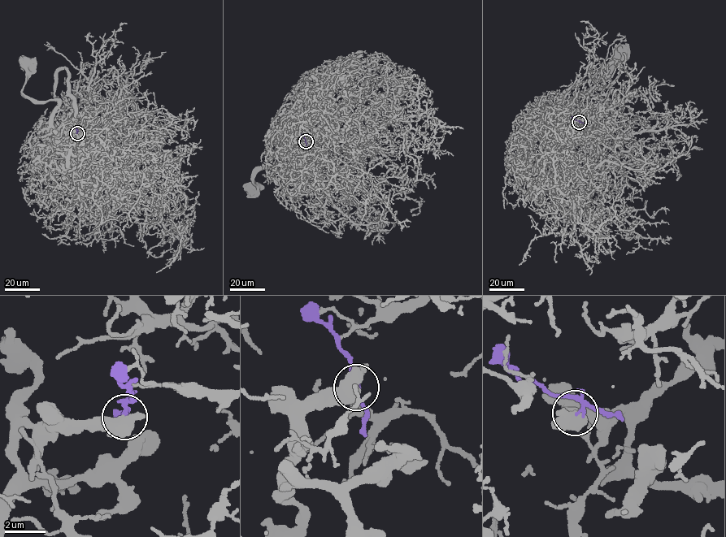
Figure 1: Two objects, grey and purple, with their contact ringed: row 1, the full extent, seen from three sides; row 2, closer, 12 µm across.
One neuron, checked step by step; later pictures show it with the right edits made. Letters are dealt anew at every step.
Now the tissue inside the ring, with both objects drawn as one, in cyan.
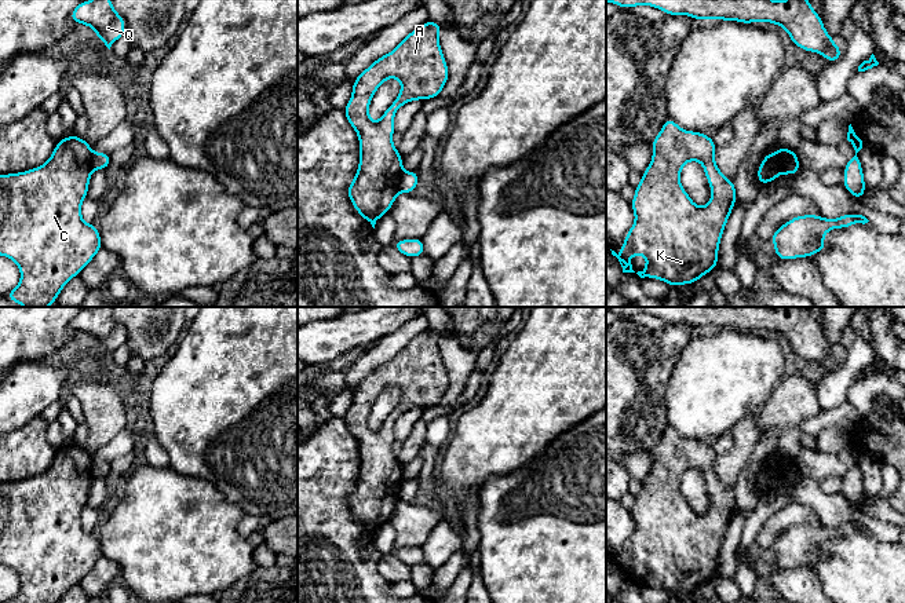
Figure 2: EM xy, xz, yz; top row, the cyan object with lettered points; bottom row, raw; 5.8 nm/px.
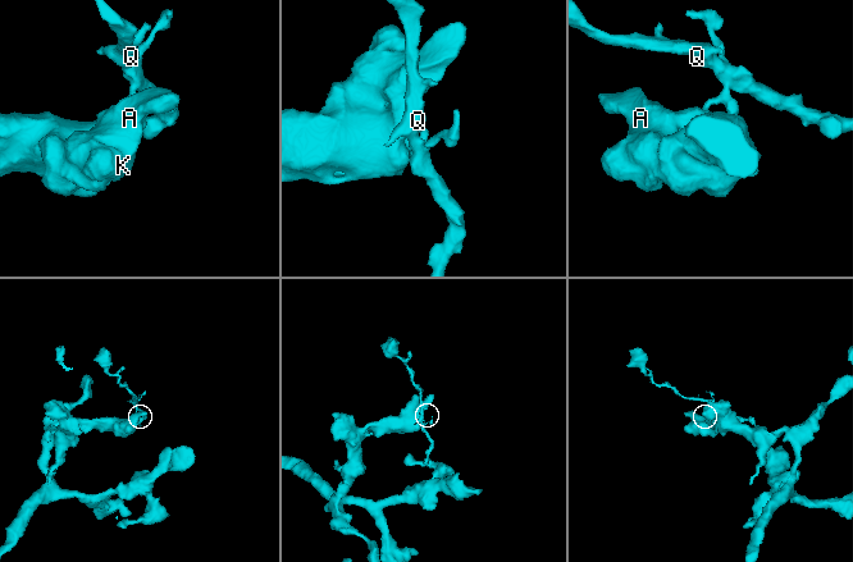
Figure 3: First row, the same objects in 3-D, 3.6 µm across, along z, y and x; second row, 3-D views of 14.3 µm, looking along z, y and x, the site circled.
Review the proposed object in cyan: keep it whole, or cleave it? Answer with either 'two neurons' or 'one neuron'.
two neurons

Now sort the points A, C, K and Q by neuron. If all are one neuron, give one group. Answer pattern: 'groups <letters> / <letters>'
groups A C K / Q

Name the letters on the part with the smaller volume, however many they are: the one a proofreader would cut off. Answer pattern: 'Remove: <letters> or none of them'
Remove: Q

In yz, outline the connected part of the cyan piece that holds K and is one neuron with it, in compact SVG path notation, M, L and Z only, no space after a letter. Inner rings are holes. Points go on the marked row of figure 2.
M669 117L650 146L652 161L642 173L631 201L635 222L625 234L621 252L617 255L612 251L612 255L618 259L623 273L635 273L631 257L641 255L647 260L646 267L636 273L641 278L661 279L669 286L694 284L718 266L720 238L737 202L736 183L716 165L718 146L712 138L707 134L685 131ZM687 161L700 161L711 184L711 201L705 207L696 205L680 184L680 171Z

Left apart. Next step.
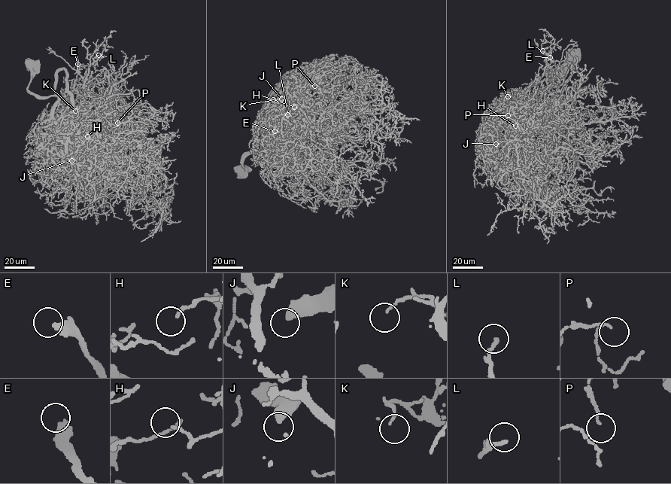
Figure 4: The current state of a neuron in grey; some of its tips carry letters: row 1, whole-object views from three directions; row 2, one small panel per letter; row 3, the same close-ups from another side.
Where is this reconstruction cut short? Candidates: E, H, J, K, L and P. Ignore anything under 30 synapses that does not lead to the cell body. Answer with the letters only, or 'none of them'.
E, P

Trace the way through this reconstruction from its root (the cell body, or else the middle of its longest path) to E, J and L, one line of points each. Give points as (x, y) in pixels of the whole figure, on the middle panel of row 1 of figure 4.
E: (242, 170), (241, 159), (267, 144), (265, 129), (271, 120), (282, 120), (290, 132), (286, 138), (274, 131)
J: (242, 170), (241, 159), (252, 152), (262, 151), (267, 144), (262, 135), (272, 107), (282, 113), (281, 98)
L: (242, 170), (241, 159), (267, 144), (265, 129), (271, 120), (282, 120), (289, 131), (284, 129), (287, 114)

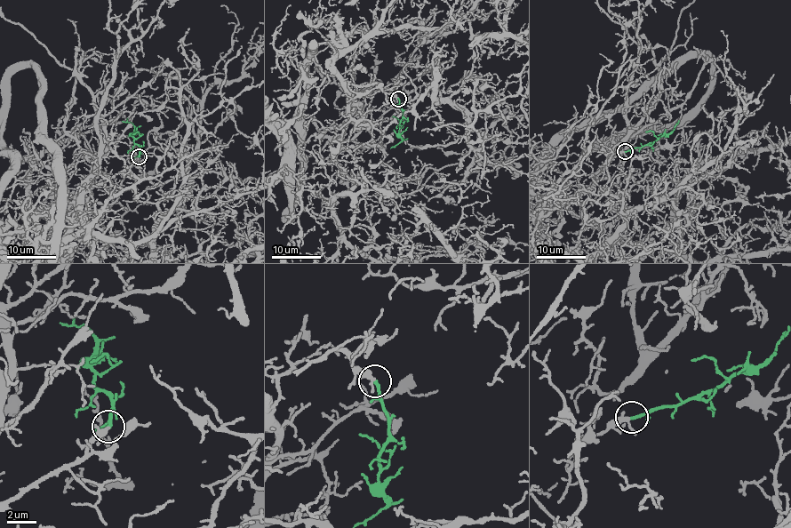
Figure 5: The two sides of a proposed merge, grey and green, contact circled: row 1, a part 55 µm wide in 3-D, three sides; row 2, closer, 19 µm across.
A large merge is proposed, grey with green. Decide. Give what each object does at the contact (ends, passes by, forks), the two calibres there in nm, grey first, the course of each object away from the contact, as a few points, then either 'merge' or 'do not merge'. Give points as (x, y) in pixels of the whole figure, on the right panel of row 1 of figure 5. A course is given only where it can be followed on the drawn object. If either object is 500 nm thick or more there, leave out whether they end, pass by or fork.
grey forks | green passes by | 200/150 nm | green via (626, 151), (665, 136), (677, 123) | merge

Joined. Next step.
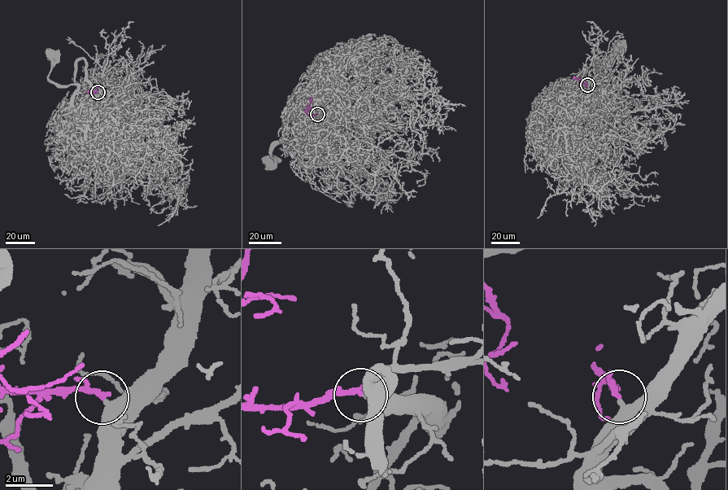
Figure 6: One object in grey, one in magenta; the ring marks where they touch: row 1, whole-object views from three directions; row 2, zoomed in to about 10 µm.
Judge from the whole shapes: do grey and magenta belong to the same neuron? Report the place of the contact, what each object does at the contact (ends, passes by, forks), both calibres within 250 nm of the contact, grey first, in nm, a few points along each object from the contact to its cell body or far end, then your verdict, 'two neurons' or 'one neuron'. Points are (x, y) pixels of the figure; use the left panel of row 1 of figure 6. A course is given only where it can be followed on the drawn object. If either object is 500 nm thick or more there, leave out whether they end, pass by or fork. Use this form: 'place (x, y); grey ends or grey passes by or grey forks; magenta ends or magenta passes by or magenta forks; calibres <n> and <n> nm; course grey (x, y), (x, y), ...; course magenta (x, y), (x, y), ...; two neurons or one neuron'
place (98, 92); grey ends; magenta ends; calibres 480 and 240 nm; course grey (98, 92), (96, 102), (85, 102), (77, 97), (76, 85), (52, 83), (48, 76), (51, 56); course magenta (98, 92), (89, 91), (100, 85); one neuron

